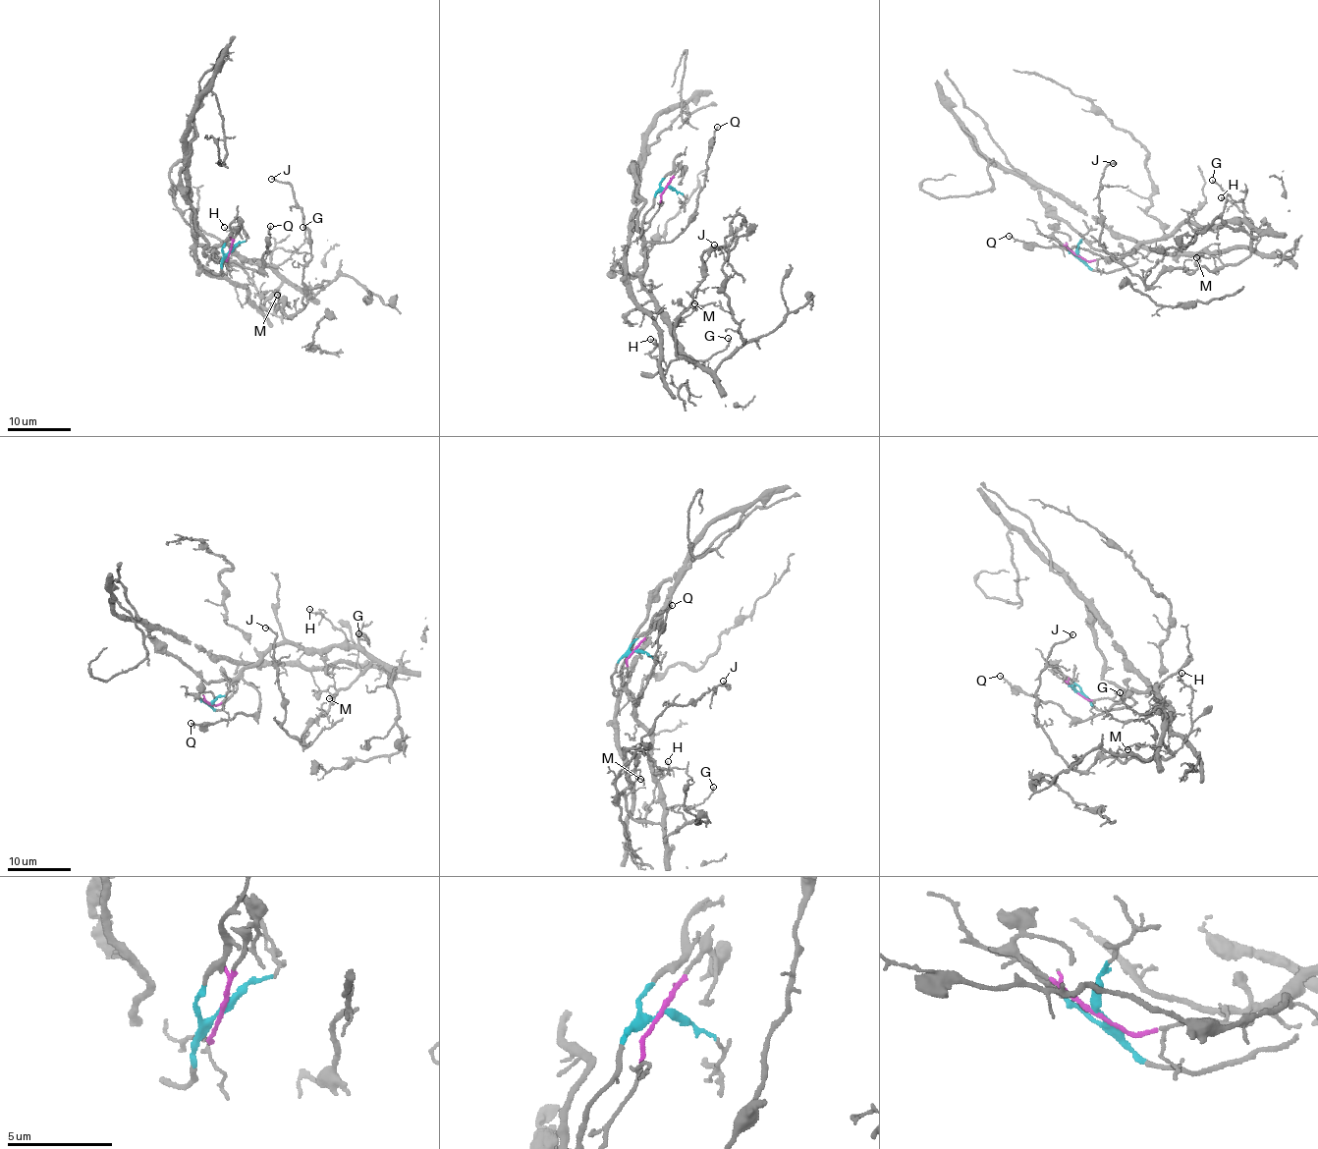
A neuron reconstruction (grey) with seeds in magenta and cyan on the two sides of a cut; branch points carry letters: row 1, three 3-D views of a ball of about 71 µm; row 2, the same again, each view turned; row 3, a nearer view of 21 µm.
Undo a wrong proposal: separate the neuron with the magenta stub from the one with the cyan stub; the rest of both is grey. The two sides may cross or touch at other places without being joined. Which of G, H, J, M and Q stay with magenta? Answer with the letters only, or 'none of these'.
G, H, J, M, Q

